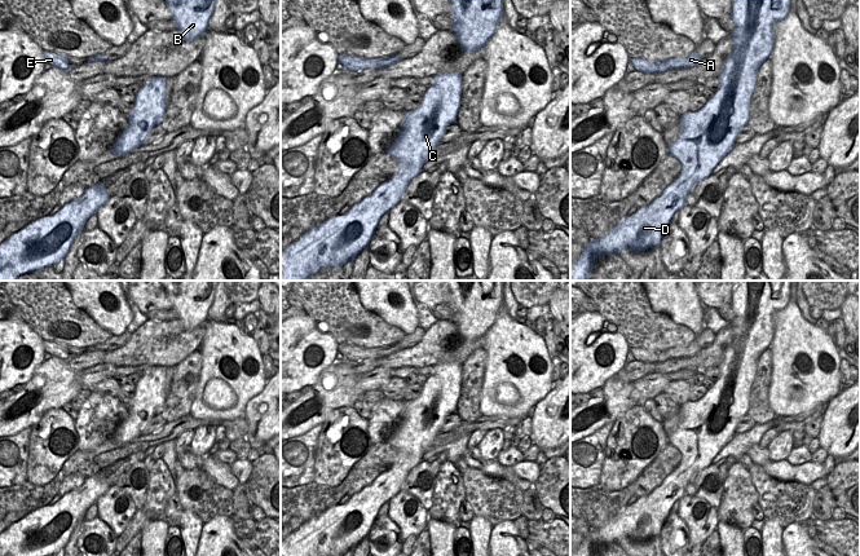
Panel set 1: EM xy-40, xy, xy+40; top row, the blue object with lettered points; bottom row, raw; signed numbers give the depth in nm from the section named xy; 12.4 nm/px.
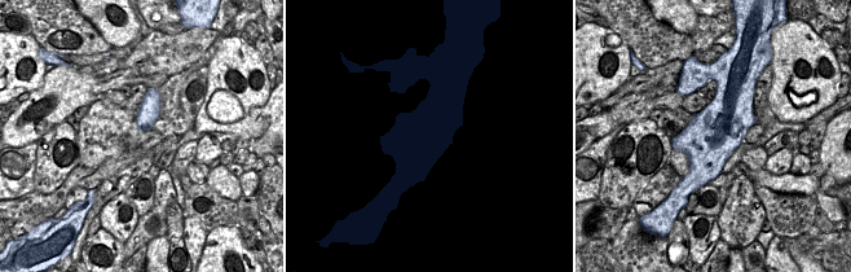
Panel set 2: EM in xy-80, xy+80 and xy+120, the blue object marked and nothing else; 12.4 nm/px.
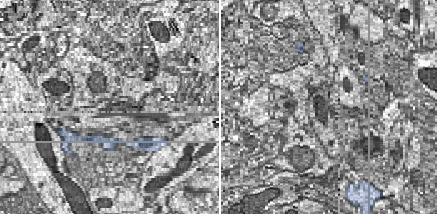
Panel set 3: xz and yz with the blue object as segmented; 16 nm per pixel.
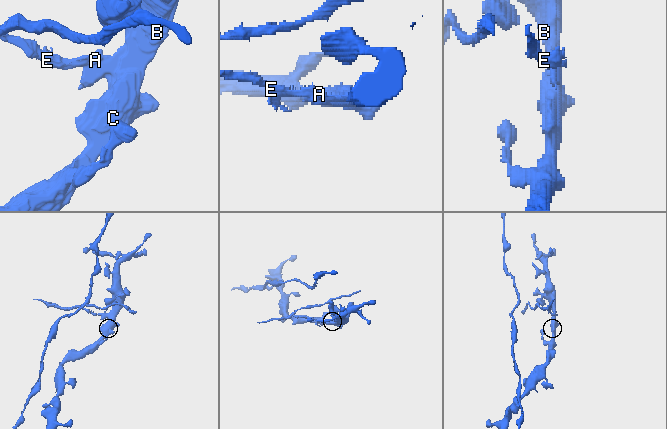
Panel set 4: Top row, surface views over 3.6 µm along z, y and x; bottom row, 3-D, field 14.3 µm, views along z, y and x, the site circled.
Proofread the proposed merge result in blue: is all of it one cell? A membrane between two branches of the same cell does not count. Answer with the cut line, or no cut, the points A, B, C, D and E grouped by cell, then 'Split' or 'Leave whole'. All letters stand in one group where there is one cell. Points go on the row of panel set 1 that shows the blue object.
Split along xy+40 (653, 61), (658, 71). Groups: A B C D / E. Split

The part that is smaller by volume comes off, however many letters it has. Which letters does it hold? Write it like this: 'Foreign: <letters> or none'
Foreign: E

